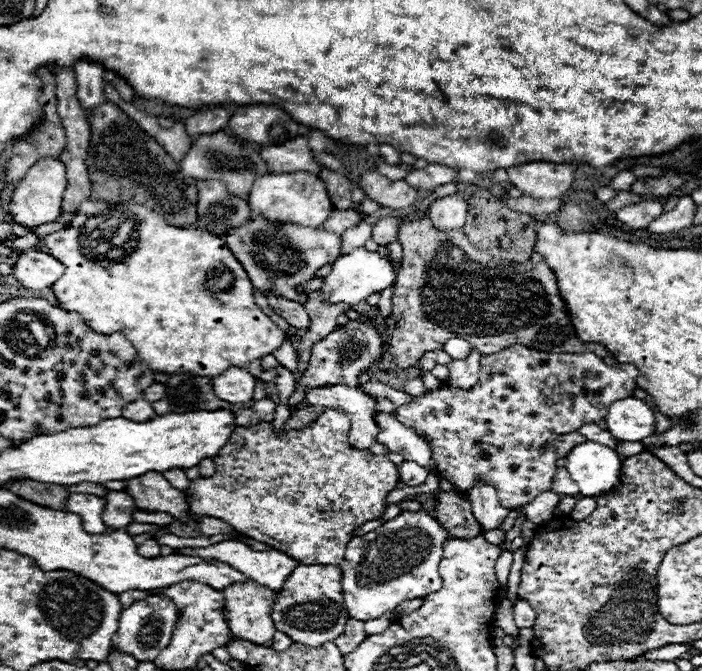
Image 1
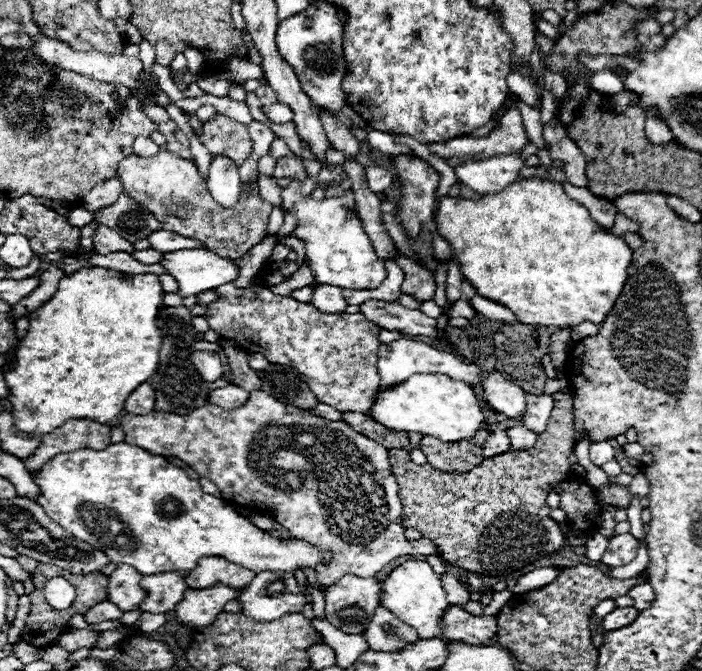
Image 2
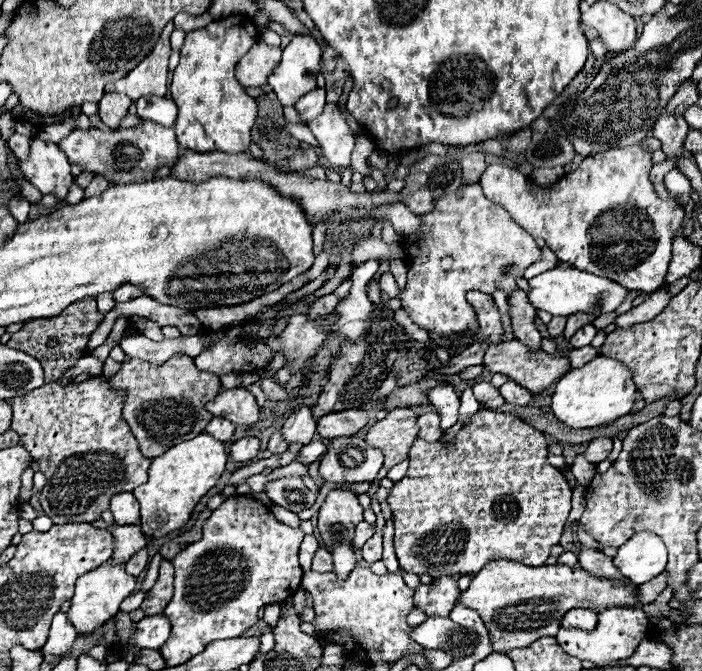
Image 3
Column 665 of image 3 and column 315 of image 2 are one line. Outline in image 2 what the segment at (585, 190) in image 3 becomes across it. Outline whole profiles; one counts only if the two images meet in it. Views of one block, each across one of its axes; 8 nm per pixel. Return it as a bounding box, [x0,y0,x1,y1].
[272,156,386,290]

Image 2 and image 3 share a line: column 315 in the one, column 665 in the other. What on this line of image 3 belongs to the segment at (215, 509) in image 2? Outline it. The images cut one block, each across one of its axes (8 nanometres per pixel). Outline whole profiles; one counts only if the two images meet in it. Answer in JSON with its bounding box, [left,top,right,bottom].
[614,530,668,586]

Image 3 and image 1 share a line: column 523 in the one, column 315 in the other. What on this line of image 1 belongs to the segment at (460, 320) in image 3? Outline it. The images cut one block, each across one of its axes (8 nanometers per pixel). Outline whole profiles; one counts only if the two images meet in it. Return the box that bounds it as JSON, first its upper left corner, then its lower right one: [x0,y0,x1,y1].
[224,218,340,304]

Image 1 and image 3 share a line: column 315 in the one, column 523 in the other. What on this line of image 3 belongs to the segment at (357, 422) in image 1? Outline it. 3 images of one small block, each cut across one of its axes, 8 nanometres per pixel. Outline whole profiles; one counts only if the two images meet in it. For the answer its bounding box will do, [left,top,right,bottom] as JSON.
[498,380,532,406]

